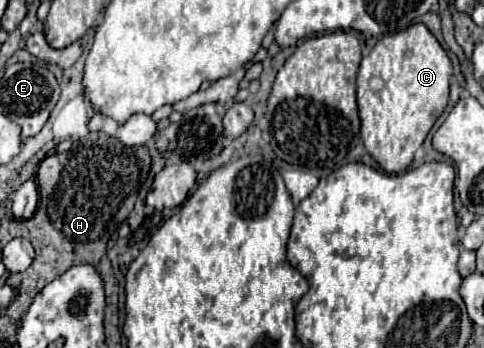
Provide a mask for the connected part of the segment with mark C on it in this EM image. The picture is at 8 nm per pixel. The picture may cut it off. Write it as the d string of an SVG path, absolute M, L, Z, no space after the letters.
M416 23L406 31L384 35L370 55L362 59L356 77L356 100L360 113L360 137L368 151L368 155L386 171L386 173L402 173L414 159L416 149L426 139L428 131L442 115L448 103L448 83L452 77L452 63L436 37L426 29L426 25Z

